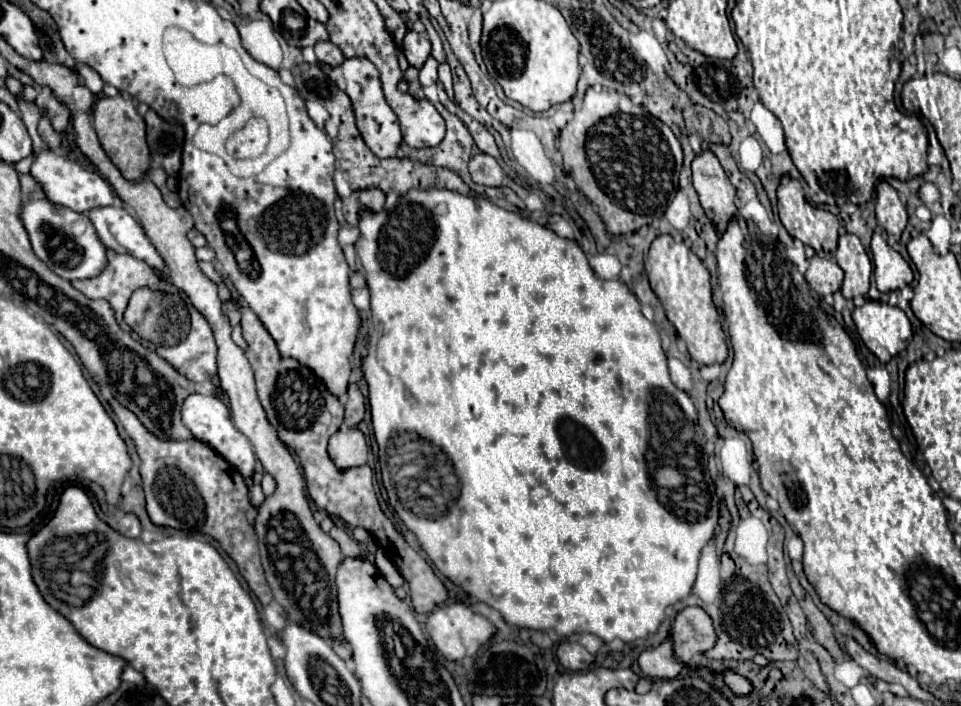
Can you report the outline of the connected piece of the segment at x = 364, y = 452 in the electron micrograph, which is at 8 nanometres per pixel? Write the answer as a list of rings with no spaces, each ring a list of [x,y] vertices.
[[[342,426],[328,442],[328,454],[332,462],[340,470],[348,468],[358,468],[366,464],[368,456],[368,446],[364,440],[364,434],[356,430],[348,430],[348,426]]]

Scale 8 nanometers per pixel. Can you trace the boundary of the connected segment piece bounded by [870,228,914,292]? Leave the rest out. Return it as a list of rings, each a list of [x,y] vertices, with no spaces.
[[[878,228],[872,236],[872,260],[874,260],[874,276],[880,292],[900,290],[912,284],[914,274],[910,264],[888,244],[888,235]]]

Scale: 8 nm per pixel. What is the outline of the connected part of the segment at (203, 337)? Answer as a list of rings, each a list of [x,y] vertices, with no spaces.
[[[192,308],[192,328],[188,338],[178,346],[158,346],[158,356],[192,382],[210,380],[216,374],[216,344],[206,318]]]

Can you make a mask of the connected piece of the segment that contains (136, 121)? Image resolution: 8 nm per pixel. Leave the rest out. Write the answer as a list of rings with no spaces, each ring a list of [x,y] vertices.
[[[100,98],[94,106],[94,130],[98,134],[98,140],[112,160],[112,164],[122,172],[122,176],[130,182],[140,182],[142,176],[150,170],[150,150],[146,144],[146,122],[136,112],[136,106],[130,98]]]

